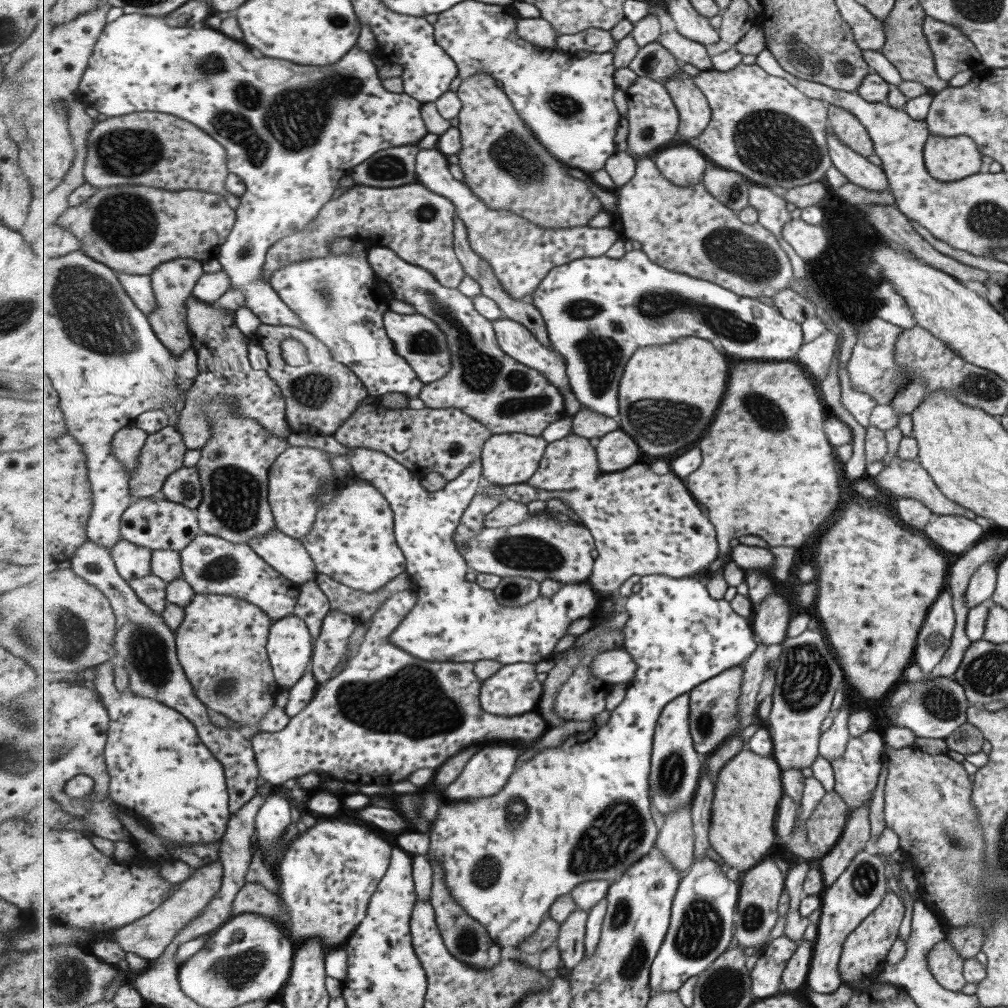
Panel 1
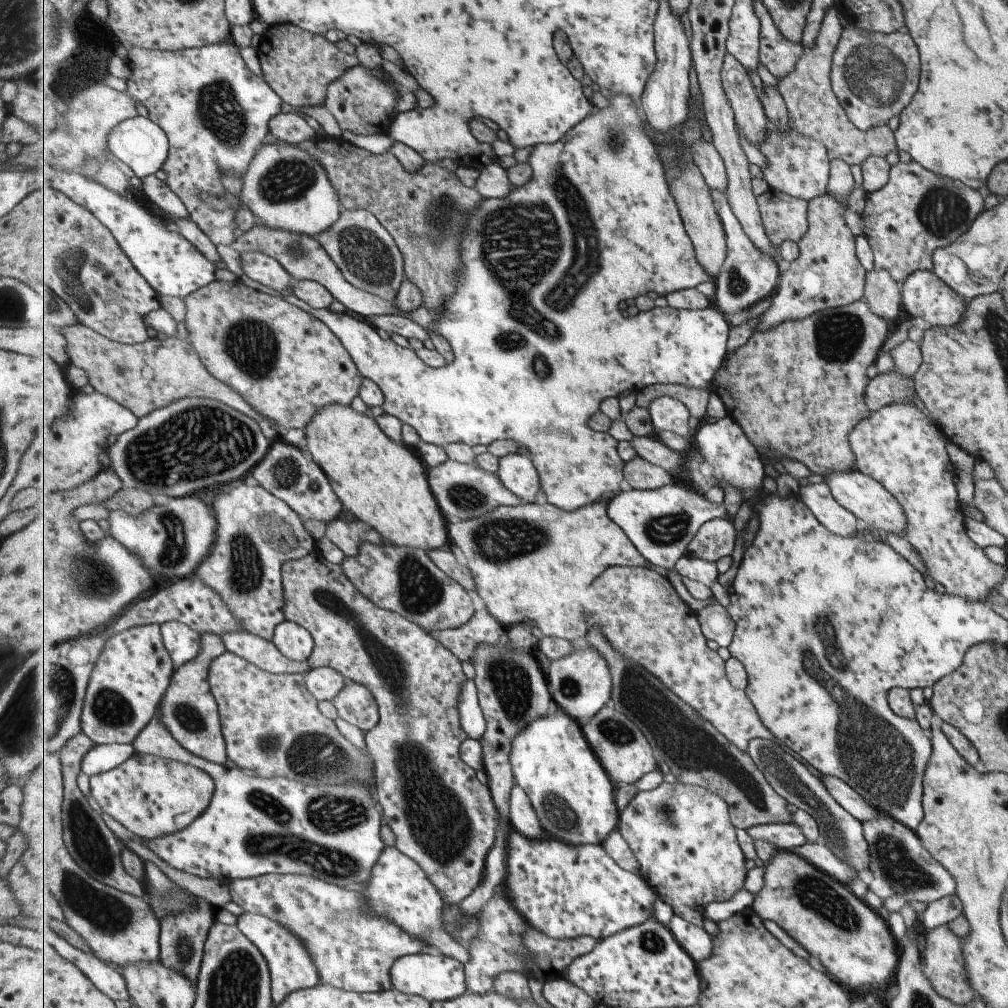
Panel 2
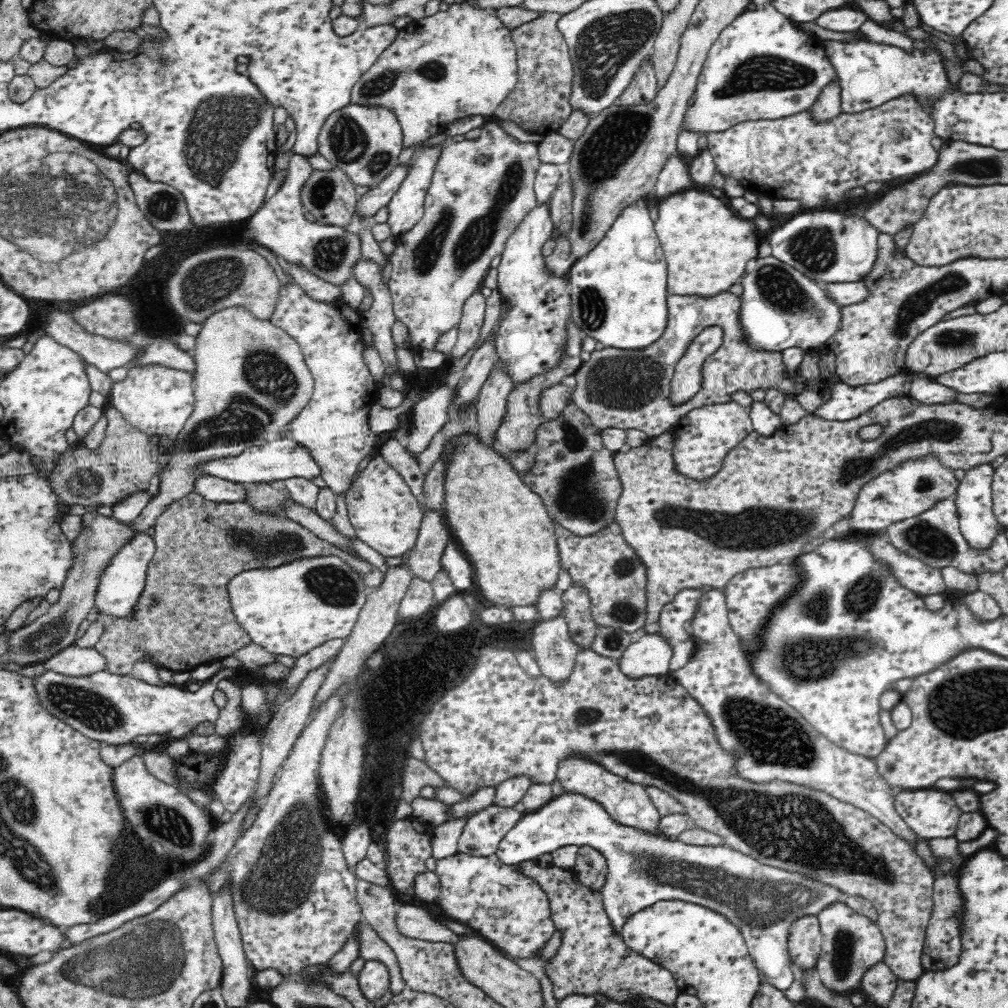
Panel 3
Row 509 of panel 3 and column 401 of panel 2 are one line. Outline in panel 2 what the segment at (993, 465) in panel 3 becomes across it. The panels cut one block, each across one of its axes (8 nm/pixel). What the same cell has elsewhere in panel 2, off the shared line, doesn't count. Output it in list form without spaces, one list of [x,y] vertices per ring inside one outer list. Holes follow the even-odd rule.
[[[438,951],[409,955],[397,960],[392,969],[393,989],[407,995],[417,995],[429,1002],[445,1002],[467,993],[466,969],[459,960]]]

